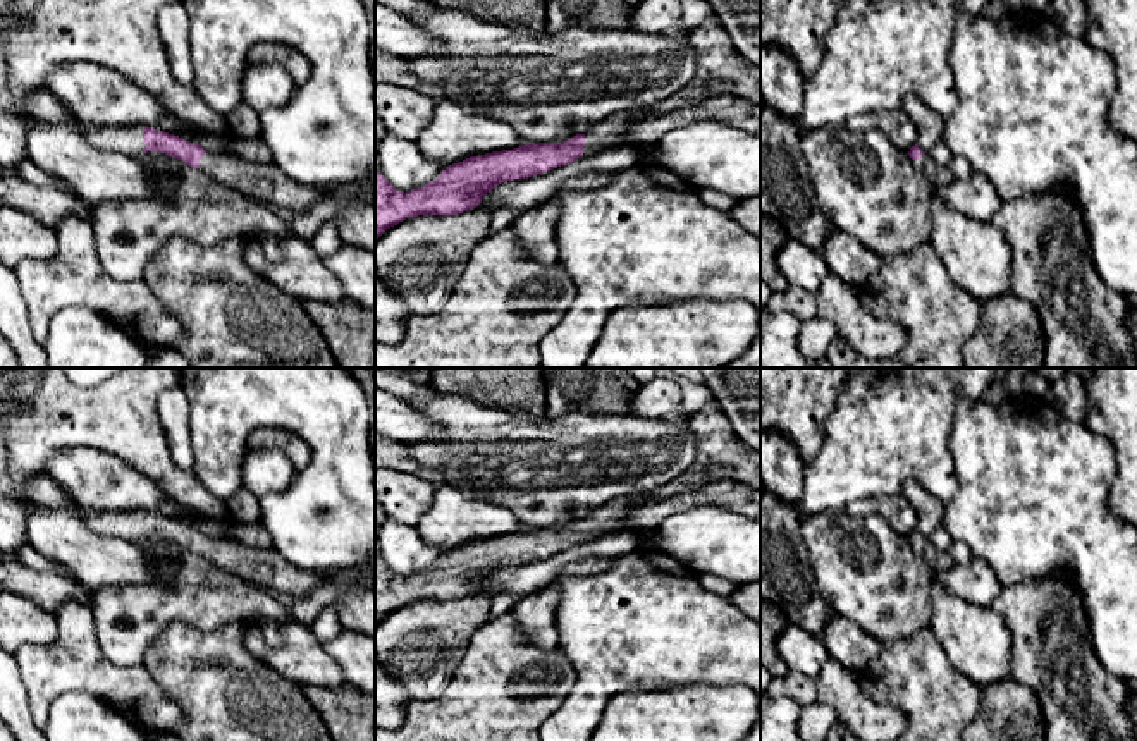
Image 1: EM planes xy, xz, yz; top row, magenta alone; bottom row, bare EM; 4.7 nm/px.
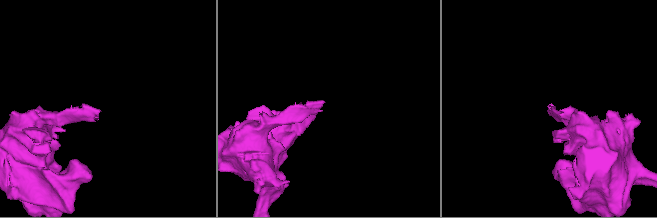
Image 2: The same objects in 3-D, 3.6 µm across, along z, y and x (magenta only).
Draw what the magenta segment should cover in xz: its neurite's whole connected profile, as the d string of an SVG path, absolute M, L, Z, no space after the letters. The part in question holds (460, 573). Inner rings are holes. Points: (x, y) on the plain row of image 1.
M626 497L562 528L528 528L519 533L470 542L452 548L423 573L397 576L382 559L375 562L375 626L390 612L418 600L458 600L476 593L495 571L538 560L581 540L630 530Z

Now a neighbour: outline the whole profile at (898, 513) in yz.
M872 495L855 500L846 507L851 517L864 517L867 514L882 516L888 524L901 536L910 536L915 531L919 517L910 502L901 495Z

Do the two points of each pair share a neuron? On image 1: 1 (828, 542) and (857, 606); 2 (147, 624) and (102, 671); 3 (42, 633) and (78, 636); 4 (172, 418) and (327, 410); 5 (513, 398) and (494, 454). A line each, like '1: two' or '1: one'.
1: one
2: two
3: two
4: two
5: two

